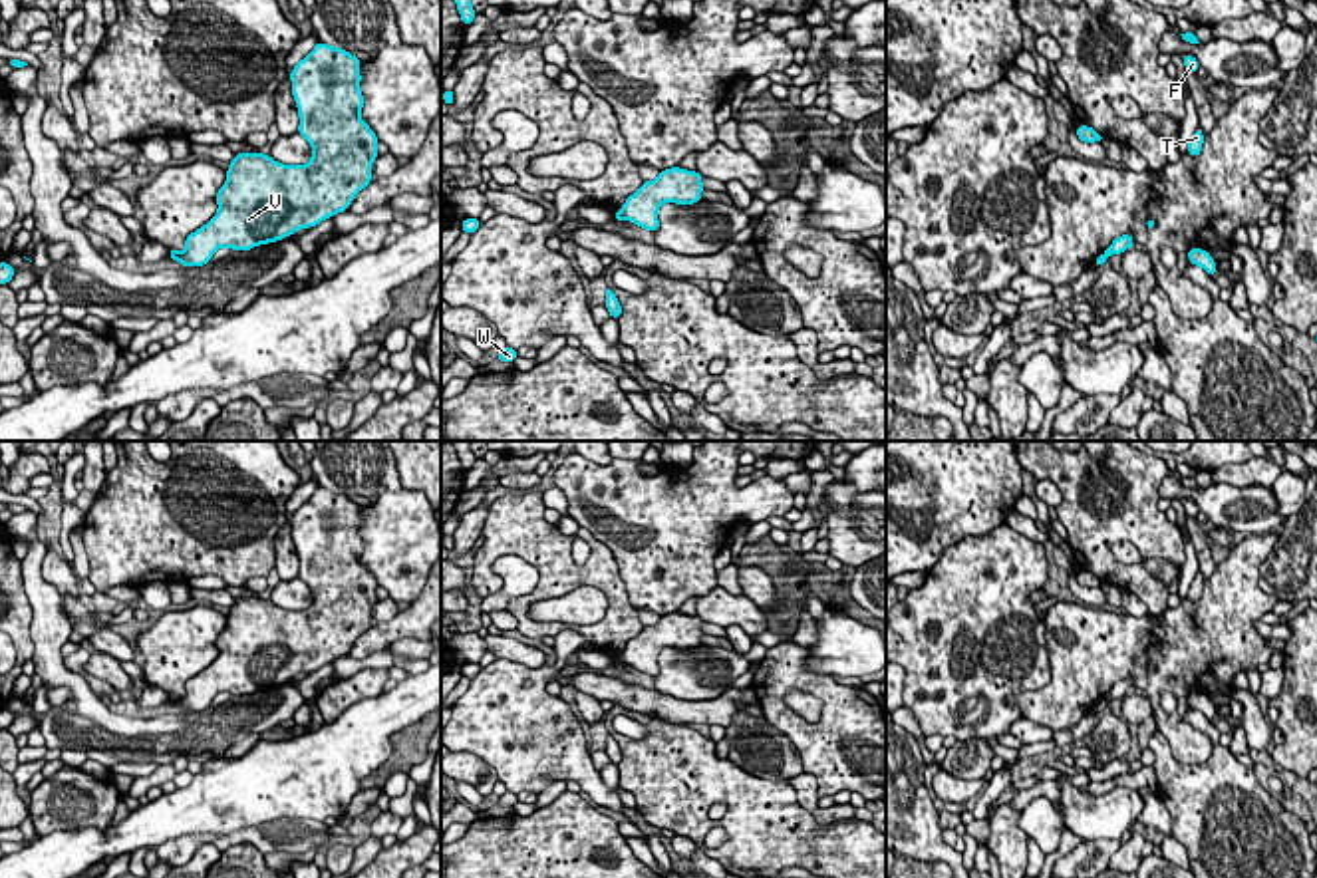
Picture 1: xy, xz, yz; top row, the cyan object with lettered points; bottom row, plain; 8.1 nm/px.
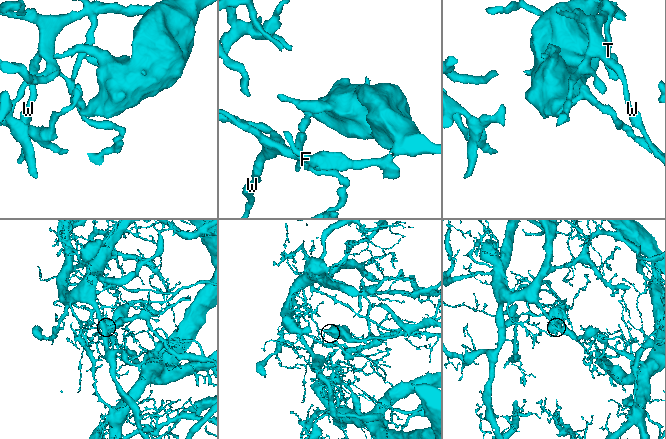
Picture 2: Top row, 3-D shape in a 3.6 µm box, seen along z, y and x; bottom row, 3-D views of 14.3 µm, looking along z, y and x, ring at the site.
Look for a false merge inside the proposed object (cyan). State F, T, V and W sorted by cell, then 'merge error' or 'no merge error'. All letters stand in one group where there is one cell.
F V W / T | merge error

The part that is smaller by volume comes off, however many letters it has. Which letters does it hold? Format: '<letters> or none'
F, V, W

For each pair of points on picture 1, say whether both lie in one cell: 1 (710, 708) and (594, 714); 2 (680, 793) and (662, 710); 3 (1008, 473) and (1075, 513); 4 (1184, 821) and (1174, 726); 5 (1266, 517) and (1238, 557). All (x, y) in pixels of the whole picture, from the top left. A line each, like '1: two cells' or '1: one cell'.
1: two cells
2: two cells
3: two cells
4: two cells
5: two cells

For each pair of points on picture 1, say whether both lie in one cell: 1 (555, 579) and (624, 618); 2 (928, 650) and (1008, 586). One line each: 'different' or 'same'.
1: same
2: same

